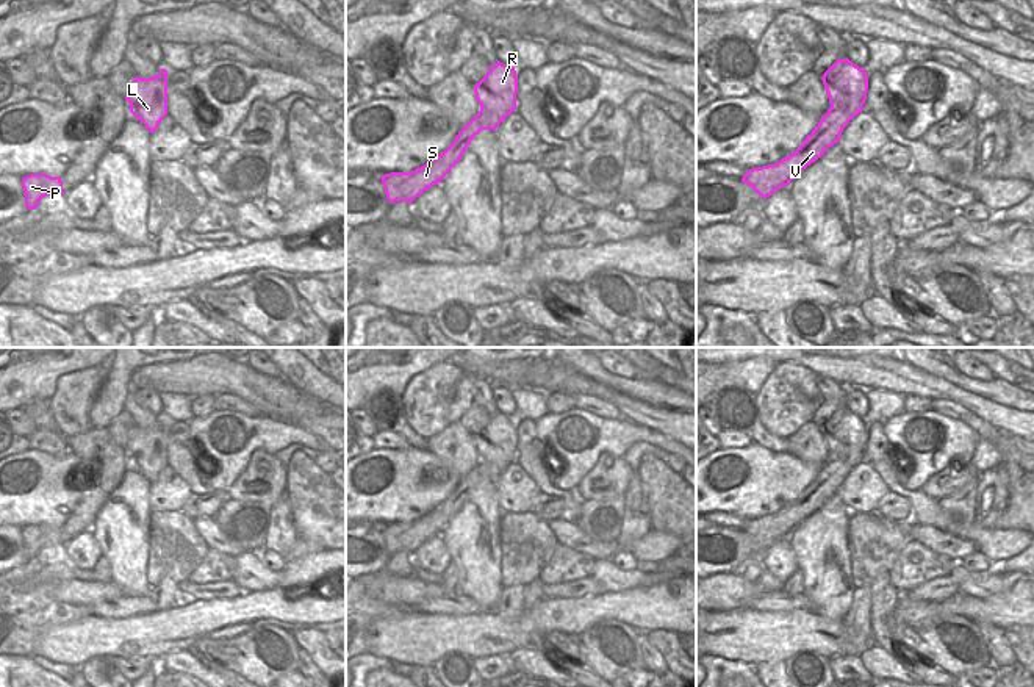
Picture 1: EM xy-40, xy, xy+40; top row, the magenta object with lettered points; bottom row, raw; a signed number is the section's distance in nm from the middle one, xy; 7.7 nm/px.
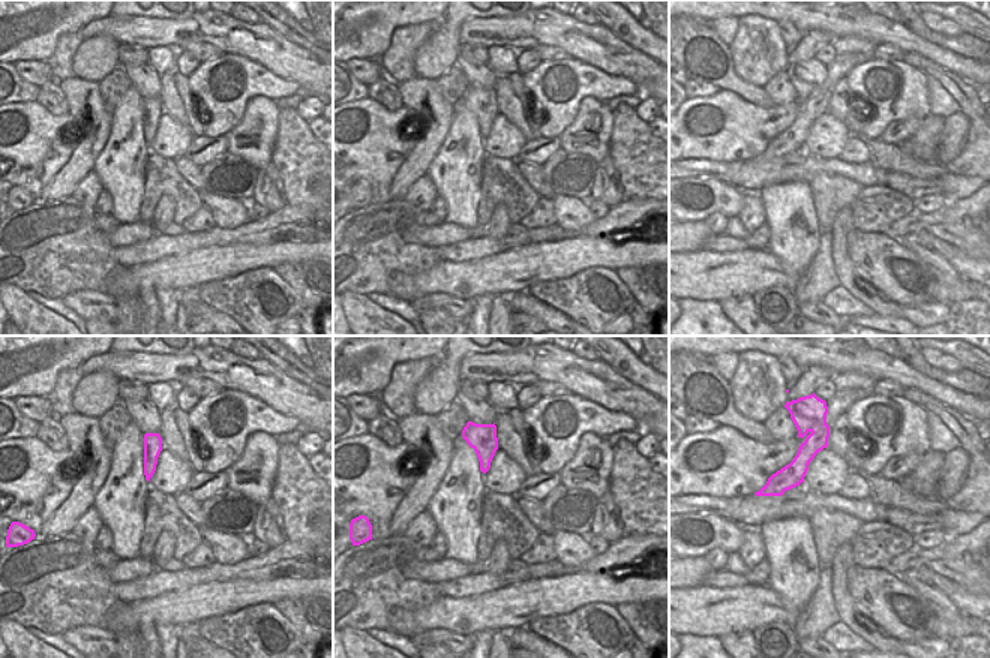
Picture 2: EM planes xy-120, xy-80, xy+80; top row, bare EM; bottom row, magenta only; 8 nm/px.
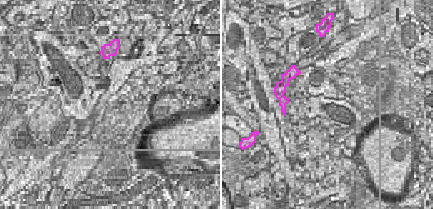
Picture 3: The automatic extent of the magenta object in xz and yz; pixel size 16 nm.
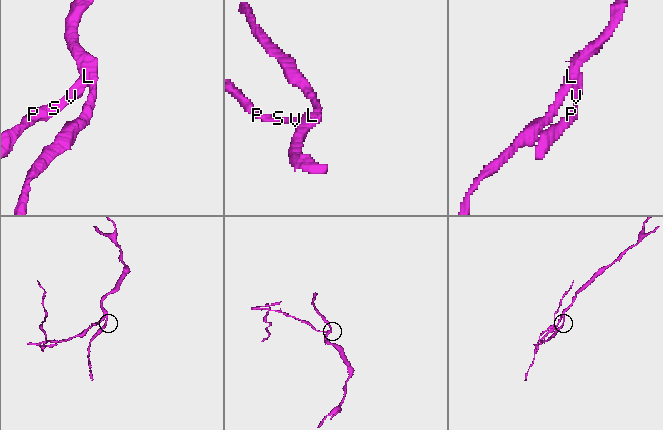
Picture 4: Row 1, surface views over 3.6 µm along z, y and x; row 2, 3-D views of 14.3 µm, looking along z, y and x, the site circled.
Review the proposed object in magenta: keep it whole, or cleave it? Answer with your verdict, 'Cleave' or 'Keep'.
Cleave.

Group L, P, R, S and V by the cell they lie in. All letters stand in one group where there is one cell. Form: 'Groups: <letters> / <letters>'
Groups: L R / P S V.

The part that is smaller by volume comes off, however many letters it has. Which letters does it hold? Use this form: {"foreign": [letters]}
{"foreign": ["P", "S", "V"]}

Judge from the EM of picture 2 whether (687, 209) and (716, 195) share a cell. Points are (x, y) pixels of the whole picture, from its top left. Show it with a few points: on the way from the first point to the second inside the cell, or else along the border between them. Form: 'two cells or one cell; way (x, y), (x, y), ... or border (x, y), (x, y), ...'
one cell; way (696, 207), (707, 209), (713, 204)

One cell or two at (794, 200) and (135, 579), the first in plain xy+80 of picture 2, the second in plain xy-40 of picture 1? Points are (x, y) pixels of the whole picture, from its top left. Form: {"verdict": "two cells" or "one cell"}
{"verdict": "one cell"}

